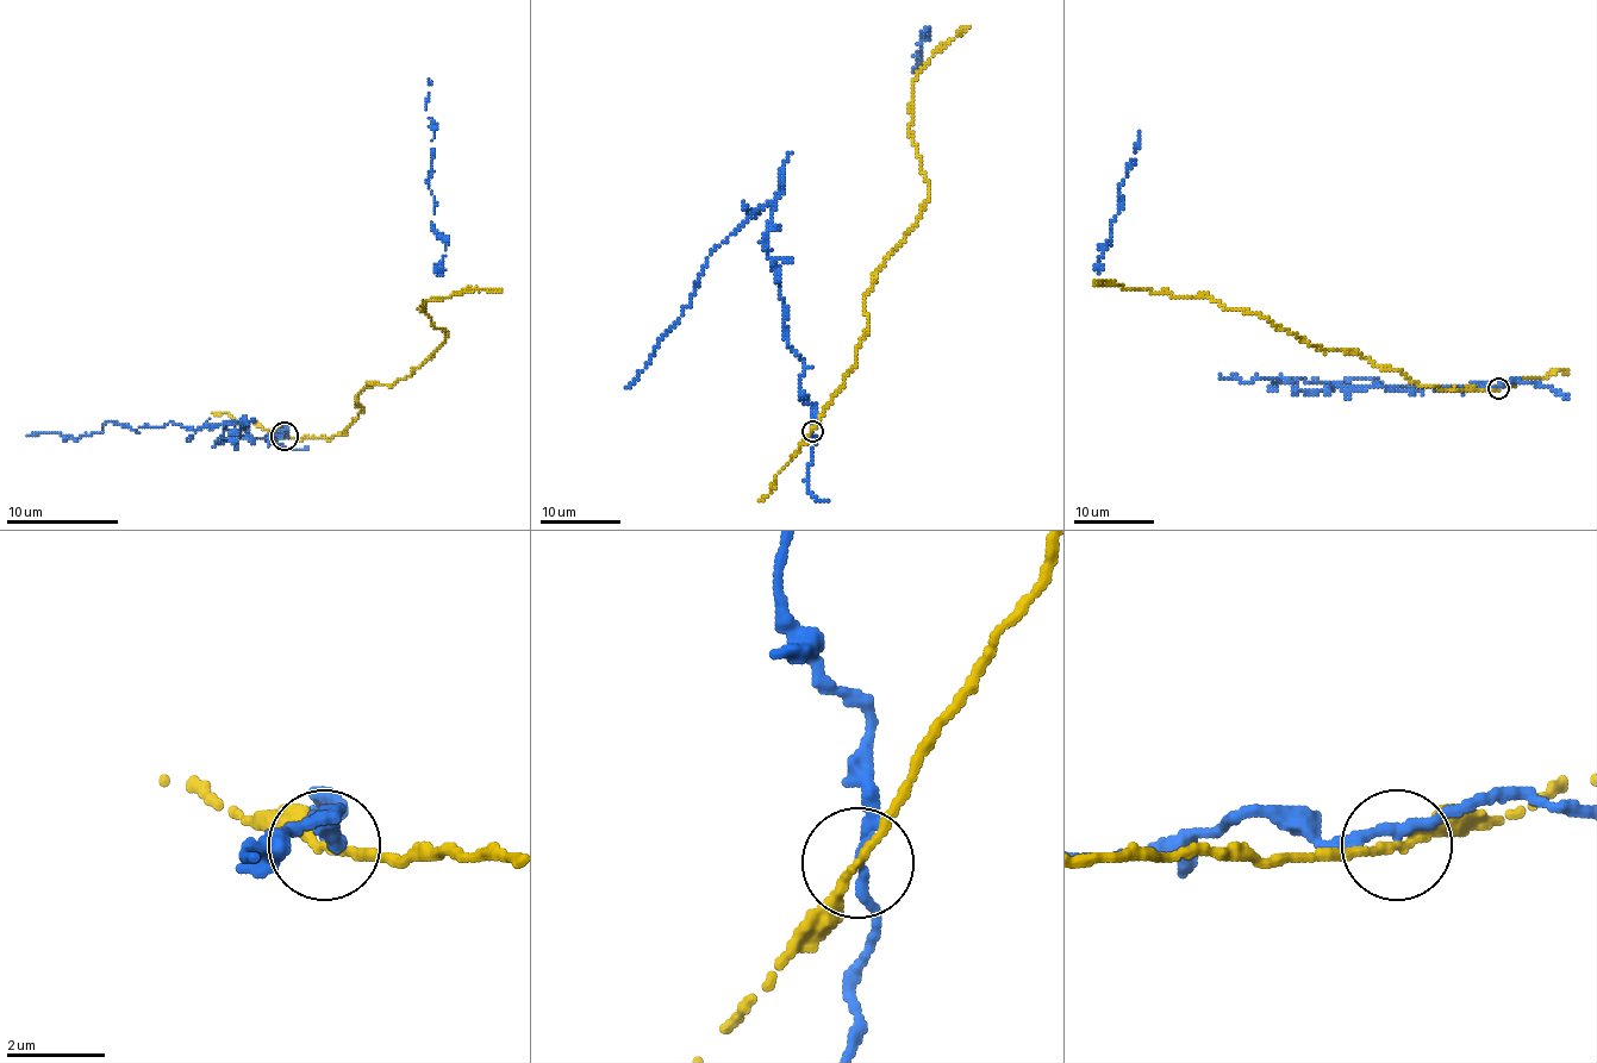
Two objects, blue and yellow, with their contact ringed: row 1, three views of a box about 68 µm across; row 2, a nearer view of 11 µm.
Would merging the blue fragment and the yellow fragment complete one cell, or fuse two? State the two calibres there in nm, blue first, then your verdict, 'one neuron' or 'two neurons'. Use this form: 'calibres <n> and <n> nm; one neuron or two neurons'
calibres 220 and 180 nm; two neurons

